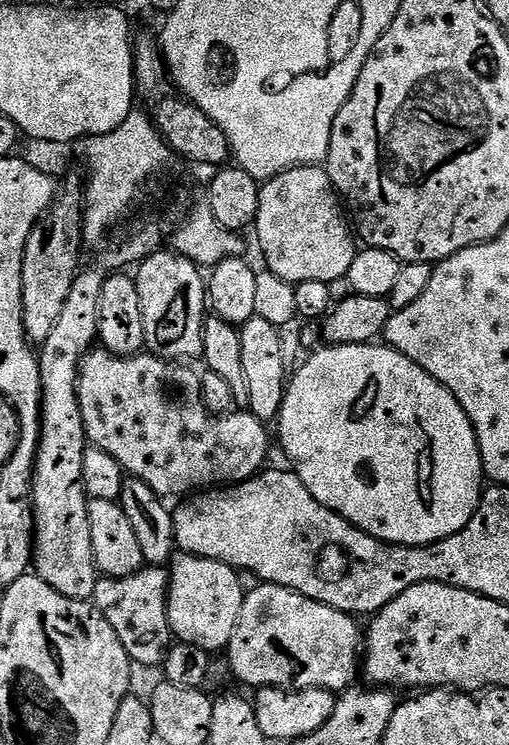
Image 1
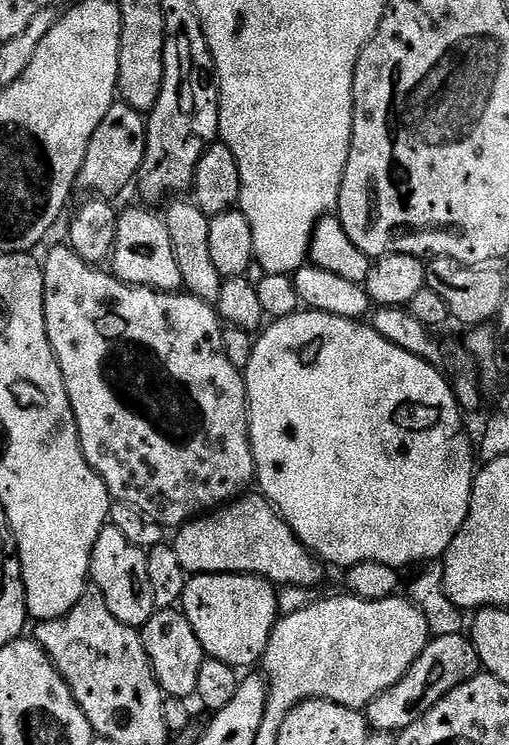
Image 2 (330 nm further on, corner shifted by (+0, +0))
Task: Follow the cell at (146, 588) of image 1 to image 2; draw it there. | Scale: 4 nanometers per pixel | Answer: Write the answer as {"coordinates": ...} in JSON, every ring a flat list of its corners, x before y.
{"coordinates":[[179,607,157,608,139,633,142,646,146,646,154,678,165,697,191,701,198,690,198,674,202,671,202,662,206,657,202,642,198,642,198,634,194,634,194,626,190,626,183,611]]}

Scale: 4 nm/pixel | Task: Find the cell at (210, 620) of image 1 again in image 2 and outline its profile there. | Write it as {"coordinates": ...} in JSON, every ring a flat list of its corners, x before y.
{"coordinates":[[206,572,189,579,182,611,190,626,194,626,194,634,198,634,205,657,243,670,251,664,259,665,264,659,270,634,280,616,276,596,277,589,261,577,235,572]]}

